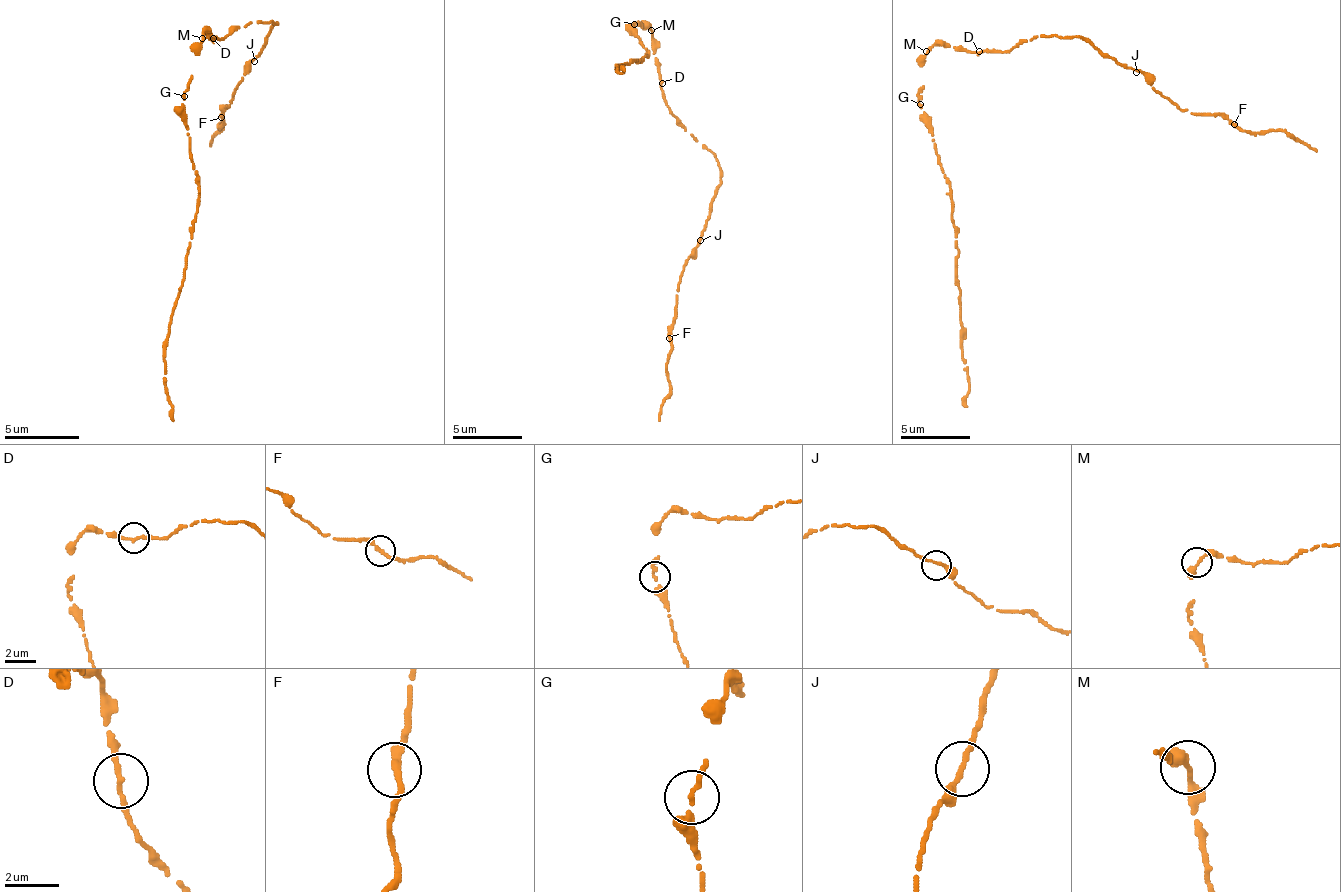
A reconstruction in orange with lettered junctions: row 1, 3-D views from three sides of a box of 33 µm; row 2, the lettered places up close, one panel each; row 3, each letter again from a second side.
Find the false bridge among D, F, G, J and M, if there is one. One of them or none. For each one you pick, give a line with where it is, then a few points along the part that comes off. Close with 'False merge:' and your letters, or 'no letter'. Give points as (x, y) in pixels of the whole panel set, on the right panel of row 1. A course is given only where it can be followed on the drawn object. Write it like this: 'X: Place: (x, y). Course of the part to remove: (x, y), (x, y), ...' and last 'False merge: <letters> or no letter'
G: Place: (920, 104). Course of the part to remove: (919, 103), (951, 187), (968, 407)
False merge: G

